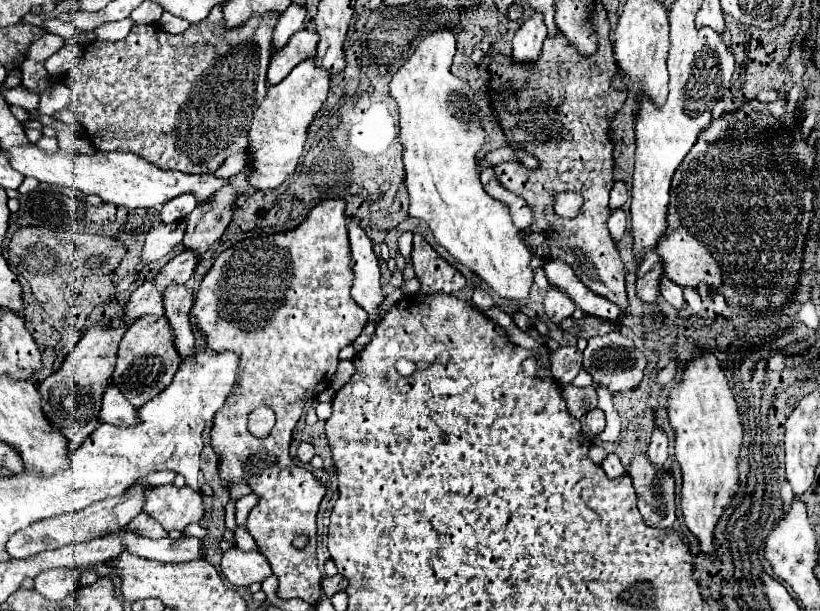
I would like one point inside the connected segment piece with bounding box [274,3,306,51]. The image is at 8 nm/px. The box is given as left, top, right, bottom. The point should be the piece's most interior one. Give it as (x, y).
(292, 19)

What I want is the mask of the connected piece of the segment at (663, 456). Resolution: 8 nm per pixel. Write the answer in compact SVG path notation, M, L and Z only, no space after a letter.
M654 429L654 435L648 447L648 459L654 467L664 467L668 461L668 437L660 429Z

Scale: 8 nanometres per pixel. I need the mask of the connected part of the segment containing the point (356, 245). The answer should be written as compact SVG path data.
M350 219L348 235L350 235L350 253L352 253L352 273L354 273L352 297L360 307L368 311L368 317L372 321L376 307L384 299L380 289L378 259L372 251L372 243L366 231L360 227L356 219Z

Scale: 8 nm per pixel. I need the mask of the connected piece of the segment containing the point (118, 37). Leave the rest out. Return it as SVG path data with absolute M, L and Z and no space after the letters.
M126 17L126 19L120 19L120 21L104 23L104 25L96 27L94 33L96 33L96 39L104 39L104 41L122 41L122 39L128 35L128 31L130 31L132 25L134 25L134 21L132 21L130 17Z

